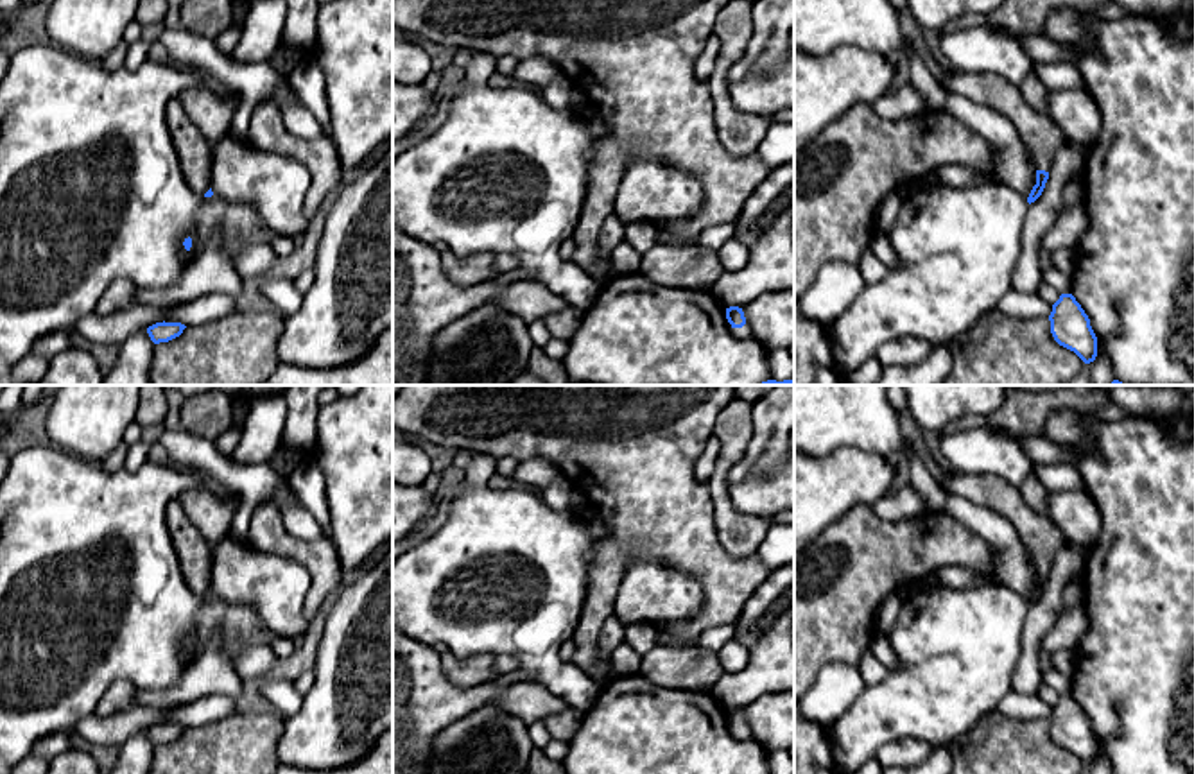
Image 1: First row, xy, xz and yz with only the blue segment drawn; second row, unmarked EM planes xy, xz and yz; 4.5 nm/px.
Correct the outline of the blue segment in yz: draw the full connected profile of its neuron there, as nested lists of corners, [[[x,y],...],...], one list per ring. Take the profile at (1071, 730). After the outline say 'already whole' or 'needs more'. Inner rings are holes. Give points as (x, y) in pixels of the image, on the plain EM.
[[[1061,695],[1049,717],[1054,742],[1074,752],[1085,765],[1097,758],[1097,738],[1090,720],[1072,695]]] | already whole

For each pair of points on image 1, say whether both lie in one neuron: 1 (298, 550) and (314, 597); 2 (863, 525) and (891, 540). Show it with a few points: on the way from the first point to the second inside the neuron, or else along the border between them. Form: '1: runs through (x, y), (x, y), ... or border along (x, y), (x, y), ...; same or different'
1: runs through (309, 561), (318, 570), (318, 586); same
2: runs through (870, 533), (877, 540), (884, 540); same

